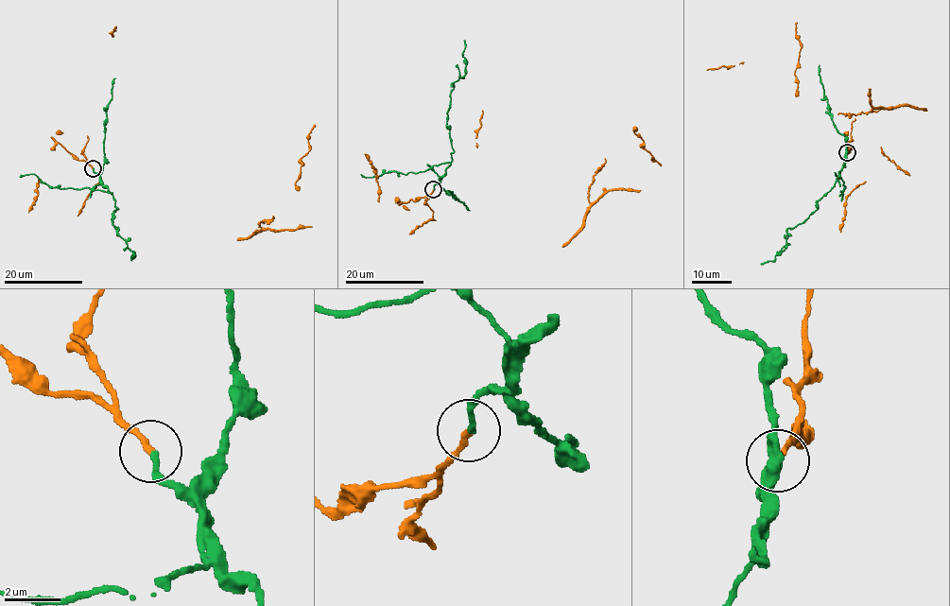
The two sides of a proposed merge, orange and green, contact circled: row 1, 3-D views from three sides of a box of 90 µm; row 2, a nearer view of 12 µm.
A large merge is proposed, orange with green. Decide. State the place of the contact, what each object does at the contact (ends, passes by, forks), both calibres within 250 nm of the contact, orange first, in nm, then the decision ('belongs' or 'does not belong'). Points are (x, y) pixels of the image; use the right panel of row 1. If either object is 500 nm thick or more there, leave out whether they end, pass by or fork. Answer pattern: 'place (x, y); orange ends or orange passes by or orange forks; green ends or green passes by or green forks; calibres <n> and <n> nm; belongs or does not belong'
place (847, 152); orange ends; green ends; calibres 200 and 200 nm; does not belong

